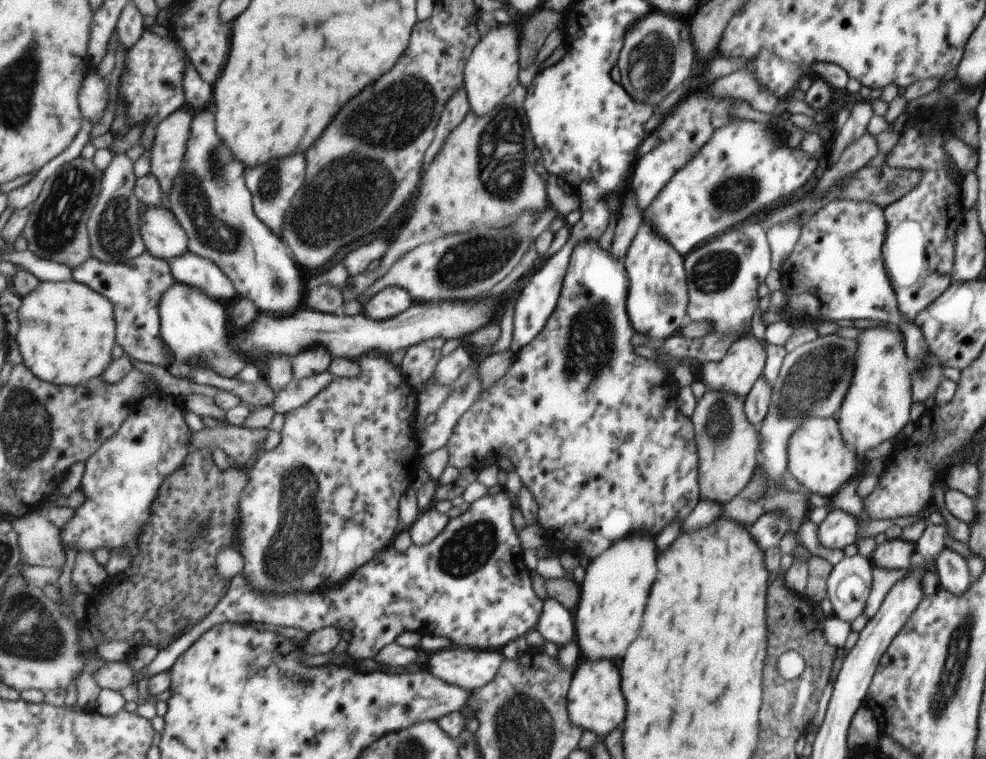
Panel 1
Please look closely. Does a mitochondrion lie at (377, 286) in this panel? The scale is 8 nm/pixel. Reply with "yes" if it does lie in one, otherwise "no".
no

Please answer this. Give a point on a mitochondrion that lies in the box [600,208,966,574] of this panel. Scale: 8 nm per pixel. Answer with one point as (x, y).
(814, 377)

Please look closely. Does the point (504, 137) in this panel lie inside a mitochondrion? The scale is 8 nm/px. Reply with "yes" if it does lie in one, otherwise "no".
yes

